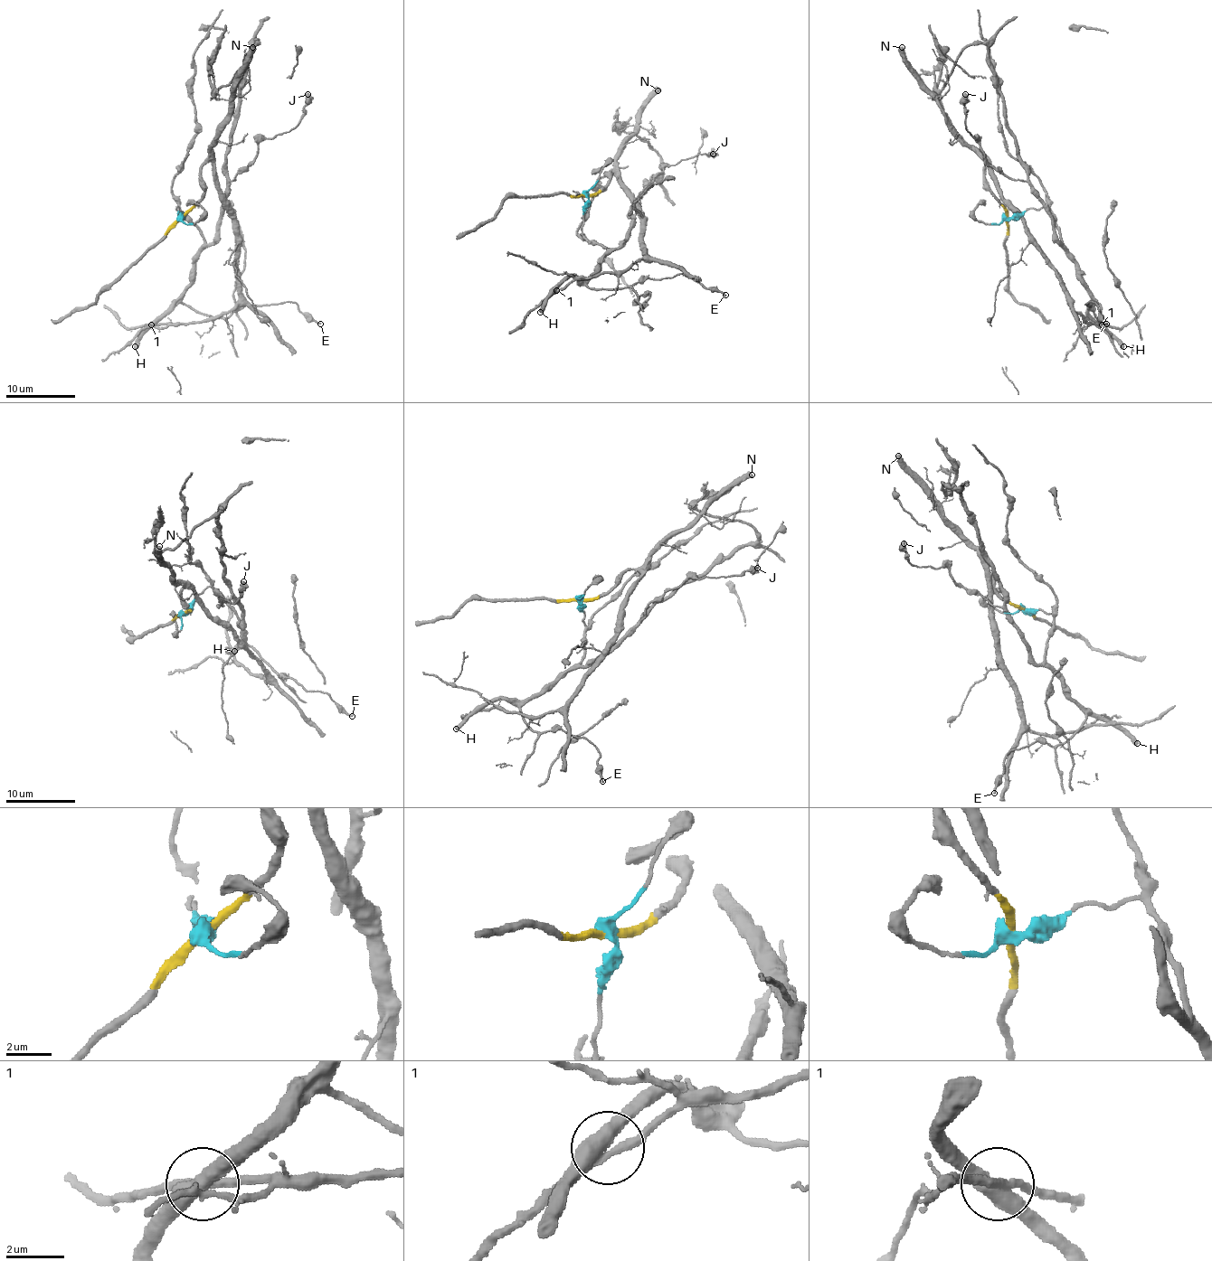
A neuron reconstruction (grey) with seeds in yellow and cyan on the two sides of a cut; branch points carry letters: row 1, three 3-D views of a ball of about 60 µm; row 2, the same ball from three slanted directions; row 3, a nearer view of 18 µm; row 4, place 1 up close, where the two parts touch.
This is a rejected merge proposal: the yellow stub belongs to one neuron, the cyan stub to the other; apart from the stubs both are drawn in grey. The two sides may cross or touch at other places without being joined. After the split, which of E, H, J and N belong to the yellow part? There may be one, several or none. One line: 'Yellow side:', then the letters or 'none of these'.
Yellow side: N

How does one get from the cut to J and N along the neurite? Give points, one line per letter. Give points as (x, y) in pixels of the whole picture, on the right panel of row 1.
J: (1008, 218), (1046, 206), (1060, 244), (1049, 208), (1027, 182), (1004, 176), (987, 161), (966, 128), (966, 93)
N: (1008, 218), (1008, 210), (985, 178), (981, 157), (907, 61), (902, 46)

